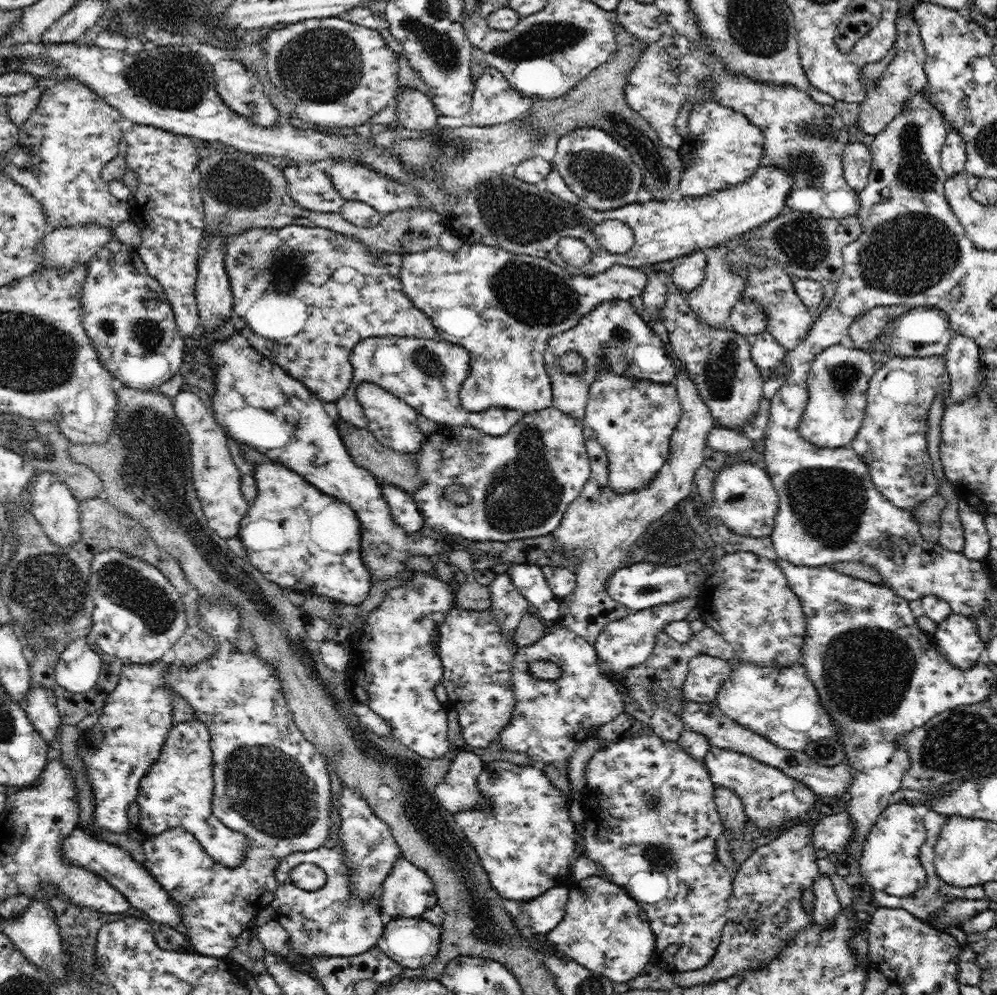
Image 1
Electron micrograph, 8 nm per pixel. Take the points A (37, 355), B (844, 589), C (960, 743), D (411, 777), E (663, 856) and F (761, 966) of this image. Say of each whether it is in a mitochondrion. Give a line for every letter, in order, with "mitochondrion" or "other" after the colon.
A: mitochondrion
B: other
C: mitochondrion
D: mitochondrion
E: mitochondrion
F: other

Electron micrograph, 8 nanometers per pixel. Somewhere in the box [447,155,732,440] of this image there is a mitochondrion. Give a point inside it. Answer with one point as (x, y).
(510, 213)

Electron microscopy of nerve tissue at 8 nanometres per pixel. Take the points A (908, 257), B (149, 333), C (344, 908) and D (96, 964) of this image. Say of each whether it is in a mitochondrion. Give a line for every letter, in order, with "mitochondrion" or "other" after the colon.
A: mitochondrion
B: mitochondrion
C: mitochondrion
D: other

